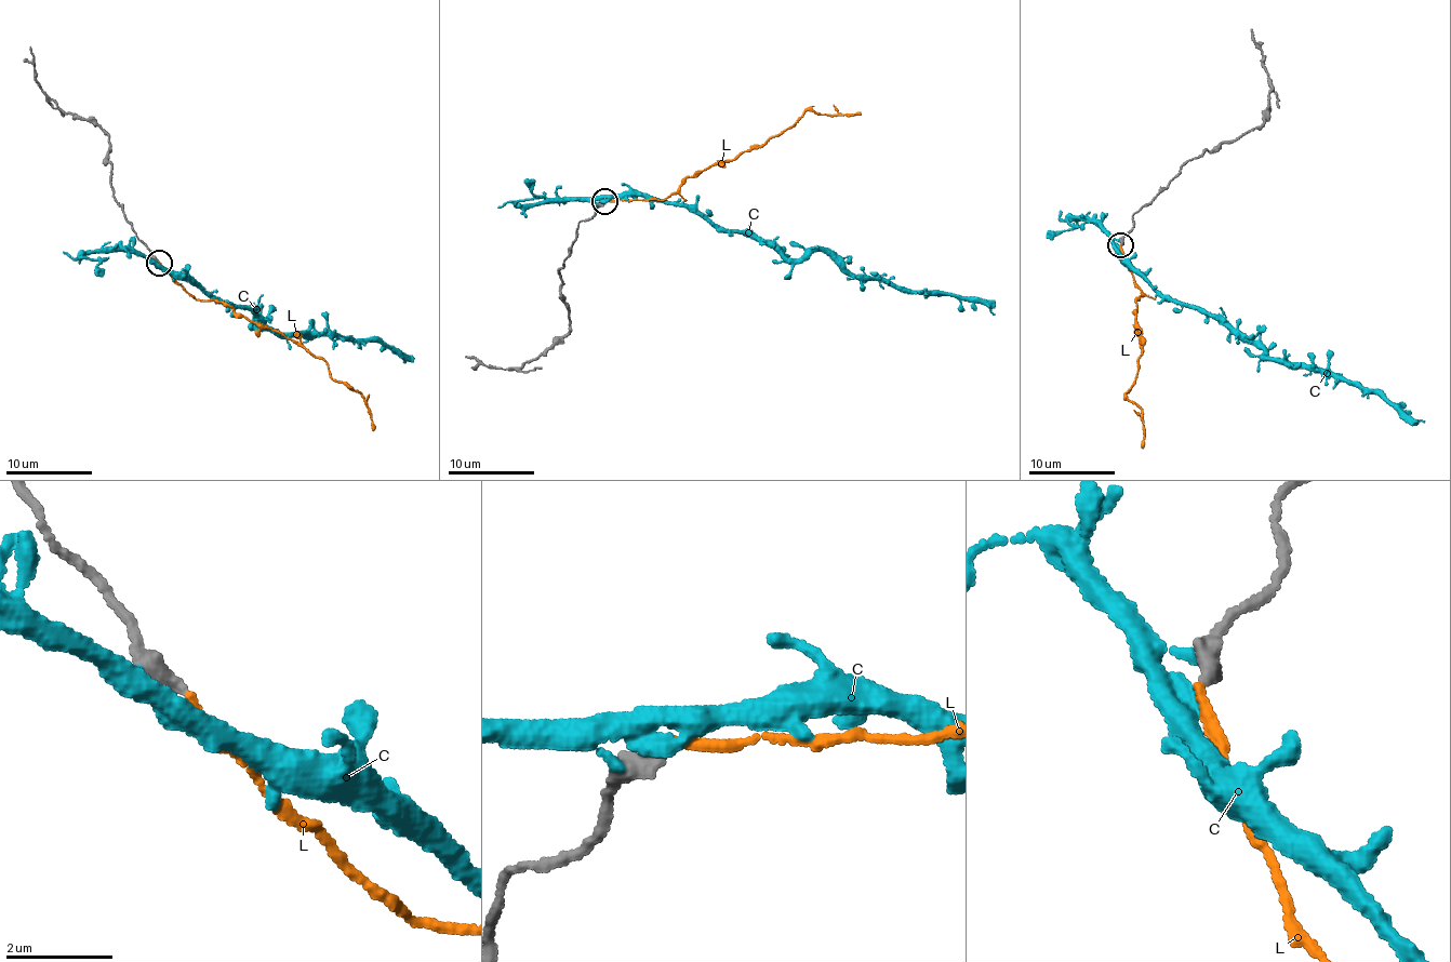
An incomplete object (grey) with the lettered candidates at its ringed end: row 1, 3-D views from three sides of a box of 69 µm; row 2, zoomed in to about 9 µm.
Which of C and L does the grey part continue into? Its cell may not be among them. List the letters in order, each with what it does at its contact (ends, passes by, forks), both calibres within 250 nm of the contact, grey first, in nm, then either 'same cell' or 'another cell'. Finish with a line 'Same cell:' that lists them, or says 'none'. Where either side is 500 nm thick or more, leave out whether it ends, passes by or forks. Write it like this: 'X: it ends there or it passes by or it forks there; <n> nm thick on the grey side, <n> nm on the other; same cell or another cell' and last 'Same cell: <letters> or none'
C: it ends there; 420 nm thick on the grey side, 220 nm on the other; another cell
L: it ends there; 360 nm thick on the grey side, 200 nm on the other; same cell
Same cell: L

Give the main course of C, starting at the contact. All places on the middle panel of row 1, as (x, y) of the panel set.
C: (597, 205), (615, 195), (676, 201), (789, 259), (826, 250), (854, 275), (972, 296), (995, 315)

